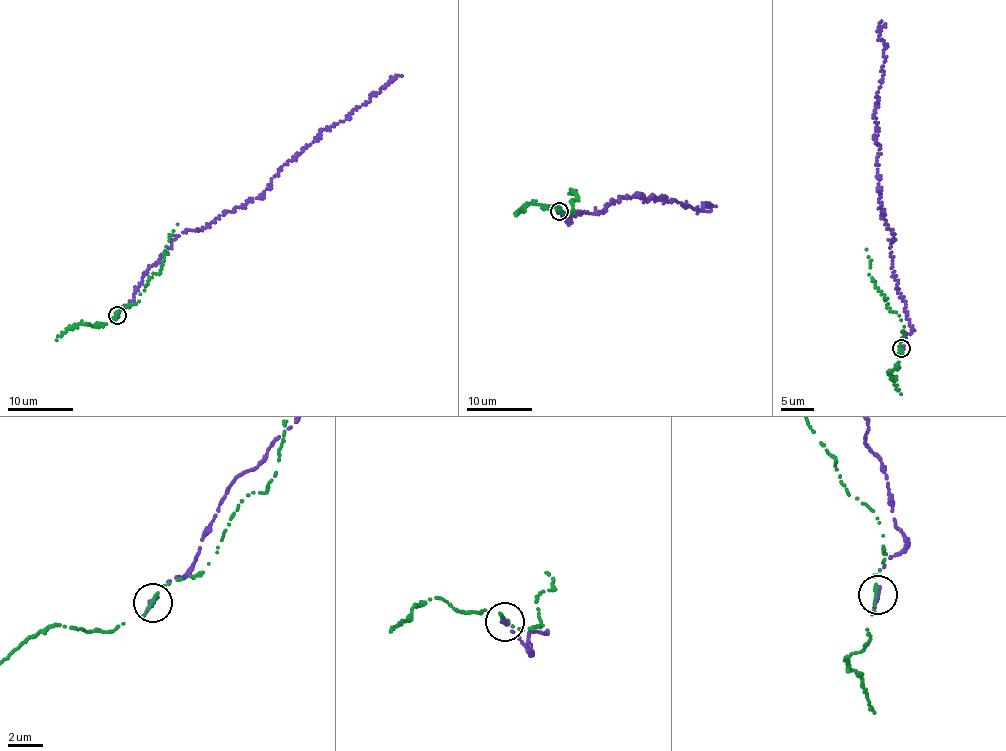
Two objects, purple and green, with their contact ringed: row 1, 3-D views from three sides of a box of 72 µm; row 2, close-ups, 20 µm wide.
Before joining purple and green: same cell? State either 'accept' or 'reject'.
reject

